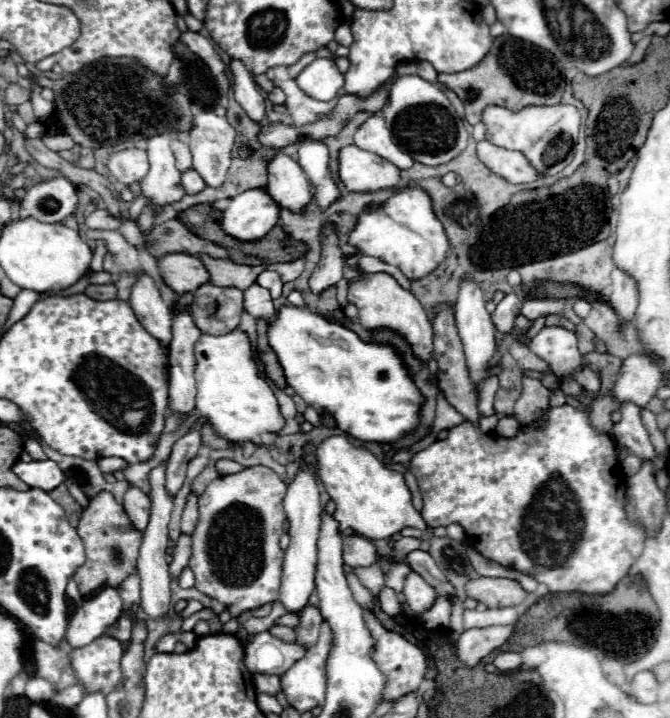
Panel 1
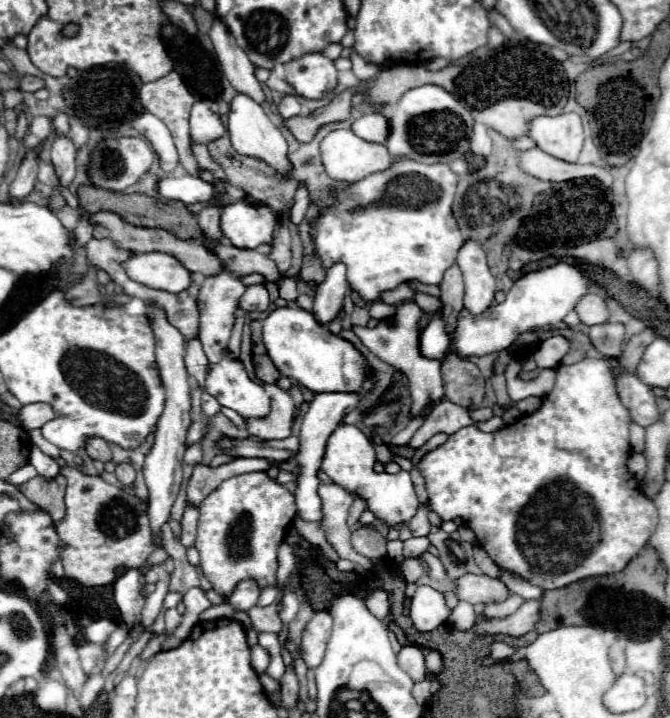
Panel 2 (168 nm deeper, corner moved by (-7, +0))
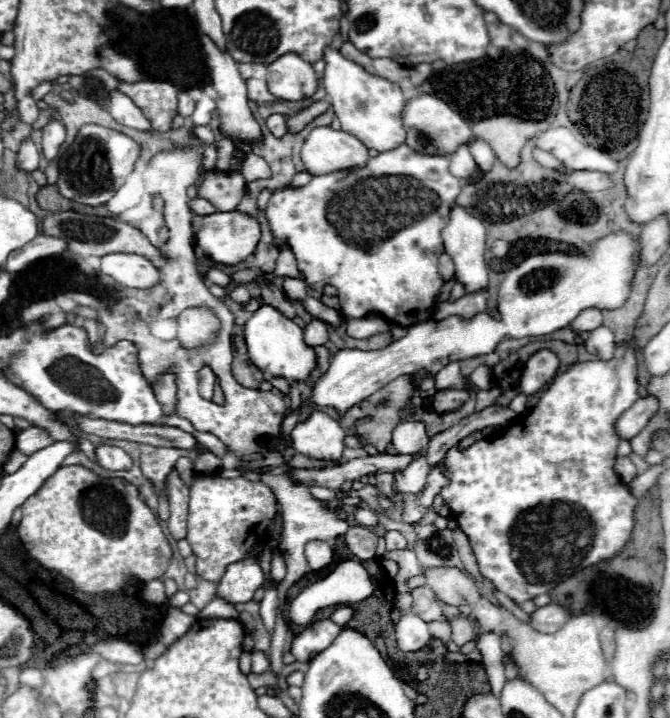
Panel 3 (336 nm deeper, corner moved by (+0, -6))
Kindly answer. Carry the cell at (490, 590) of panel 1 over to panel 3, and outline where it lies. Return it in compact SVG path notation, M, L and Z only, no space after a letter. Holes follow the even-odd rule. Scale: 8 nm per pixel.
M433 566L433 568L425 570L423 576L427 578L427 586L445 604L451 604L451 606L469 604L469 606L473 606L481 598L477 584L469 576L465 576L459 568Z

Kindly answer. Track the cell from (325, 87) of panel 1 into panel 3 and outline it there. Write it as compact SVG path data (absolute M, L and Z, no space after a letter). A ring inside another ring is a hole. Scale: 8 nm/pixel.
M283 54L267 66L267 86L279 100L303 100L315 94L317 76L301 56Z

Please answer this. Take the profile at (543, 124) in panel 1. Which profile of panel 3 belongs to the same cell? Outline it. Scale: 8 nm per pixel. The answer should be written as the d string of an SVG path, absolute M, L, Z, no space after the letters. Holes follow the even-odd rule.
M553 128L535 136L537 148L551 152L555 158L563 160L569 168L575 170L599 170L607 174L615 174L619 170L619 162L613 160L603 150L593 148L573 136L569 128Z

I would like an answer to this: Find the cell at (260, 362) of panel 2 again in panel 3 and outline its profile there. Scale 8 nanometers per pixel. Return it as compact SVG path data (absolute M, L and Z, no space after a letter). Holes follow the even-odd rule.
M233 328L233 376L245 388L259 388L263 382L263 372L249 360L247 346L243 340L243 328Z

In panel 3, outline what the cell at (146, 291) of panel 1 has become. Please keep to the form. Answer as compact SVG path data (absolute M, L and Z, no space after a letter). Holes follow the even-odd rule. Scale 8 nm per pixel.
M171 374L163 376L163 380L157 382L153 390L155 390L155 396L157 396L159 404L163 406L163 410L167 414L171 414L175 410L175 382L173 382L173 376Z

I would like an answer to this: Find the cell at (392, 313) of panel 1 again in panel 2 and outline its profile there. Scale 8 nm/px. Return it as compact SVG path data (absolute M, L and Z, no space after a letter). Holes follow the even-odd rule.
M402 302L396 306L394 316L390 316L394 324L388 322L390 318L382 318L374 328L368 328L368 326L352 328L370 352L374 352L378 358L382 358L384 362L392 364L394 368L402 370L408 376L410 392L412 392L412 414L422 414L426 408L436 406L444 396L442 378L440 378L440 360L428 360L426 356L420 356L420 332L422 332L420 316L422 316L422 310L418 308L418 304Z

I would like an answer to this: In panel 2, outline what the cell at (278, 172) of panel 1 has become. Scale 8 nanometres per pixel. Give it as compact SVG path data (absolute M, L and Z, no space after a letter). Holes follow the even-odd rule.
M244 94L234 96L234 100L230 104L230 114L228 114L226 126L228 126L228 136L232 140L232 146L238 154L266 162L282 178L286 178L288 172L292 172L292 162L288 158L288 142L284 138L284 134L280 132L280 128L276 128L270 122L264 108L260 104L256 104L252 98L248 98Z

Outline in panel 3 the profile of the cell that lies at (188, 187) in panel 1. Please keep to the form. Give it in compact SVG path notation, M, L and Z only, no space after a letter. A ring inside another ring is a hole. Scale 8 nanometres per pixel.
M193 198L193 200L189 202L189 206L191 206L191 210L193 210L195 214L199 214L199 216L207 216L207 214L215 214L215 212L217 212L217 208L215 208L209 200L205 200L205 198Z

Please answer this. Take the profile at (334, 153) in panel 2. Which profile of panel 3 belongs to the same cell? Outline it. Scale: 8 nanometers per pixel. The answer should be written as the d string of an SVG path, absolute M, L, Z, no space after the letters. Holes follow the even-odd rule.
M331 126L313 128L301 148L305 170L321 176L345 168L365 166L369 154L365 144L353 134L333 130Z

